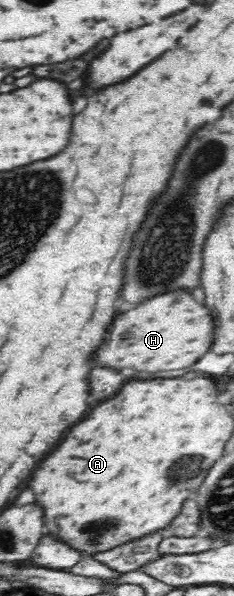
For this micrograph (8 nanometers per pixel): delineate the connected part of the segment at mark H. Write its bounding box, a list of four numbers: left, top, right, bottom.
[96,289,216,373]

